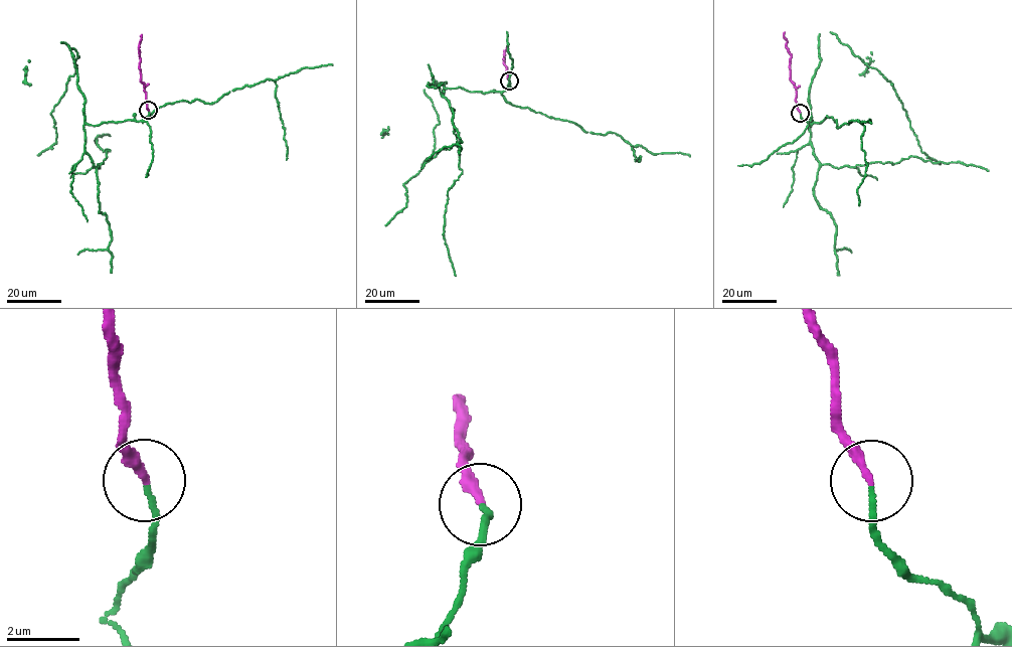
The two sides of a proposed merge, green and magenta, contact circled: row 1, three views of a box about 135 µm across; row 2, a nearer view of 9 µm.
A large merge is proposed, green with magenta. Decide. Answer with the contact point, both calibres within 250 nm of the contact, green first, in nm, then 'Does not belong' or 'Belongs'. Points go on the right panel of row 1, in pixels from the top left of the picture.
Place: (800, 113). Thickness 130 nm (green) against 260 nm. Does not belong

